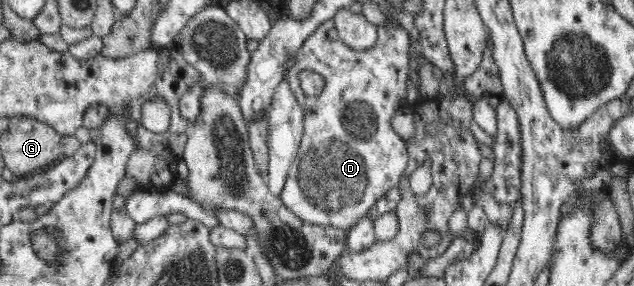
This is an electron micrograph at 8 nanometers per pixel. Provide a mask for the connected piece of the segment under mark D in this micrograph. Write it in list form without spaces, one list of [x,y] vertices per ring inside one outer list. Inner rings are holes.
[[[333,20],[323,22],[322,26],[299,46],[292,68],[285,73],[296,102],[300,103],[301,110],[304,110],[304,132],[293,173],[288,178],[280,198],[283,205],[296,214],[299,220],[304,220],[304,223],[316,224],[320,230],[336,228],[347,232],[355,226],[357,220],[366,216],[366,212],[388,190],[399,186],[410,160],[407,144],[392,129],[390,119],[396,110],[406,108],[404,105],[400,106],[400,103],[406,98],[406,79],[410,68],[408,50],[412,44],[408,31],[398,25],[397,21],[385,21],[376,26],[377,38],[368,48],[368,52],[354,52],[338,42],[338,50],[334,54],[334,42],[326,40],[329,26],[334,26]],[[302,70],[309,70],[324,77],[325,85],[319,95],[311,97],[303,92],[299,80]]]

